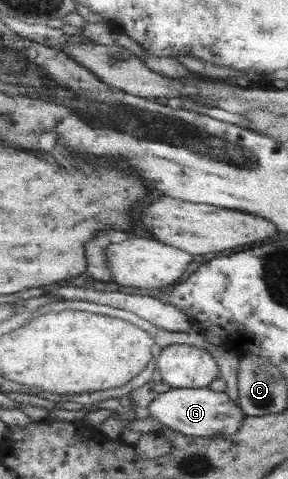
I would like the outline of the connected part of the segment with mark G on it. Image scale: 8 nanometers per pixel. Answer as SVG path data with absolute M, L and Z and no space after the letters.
M173 388L161 394L149 405L152 417L164 426L194 437L214 437L220 434L234 435L245 423L245 411L236 405L226 393L208 388Z

